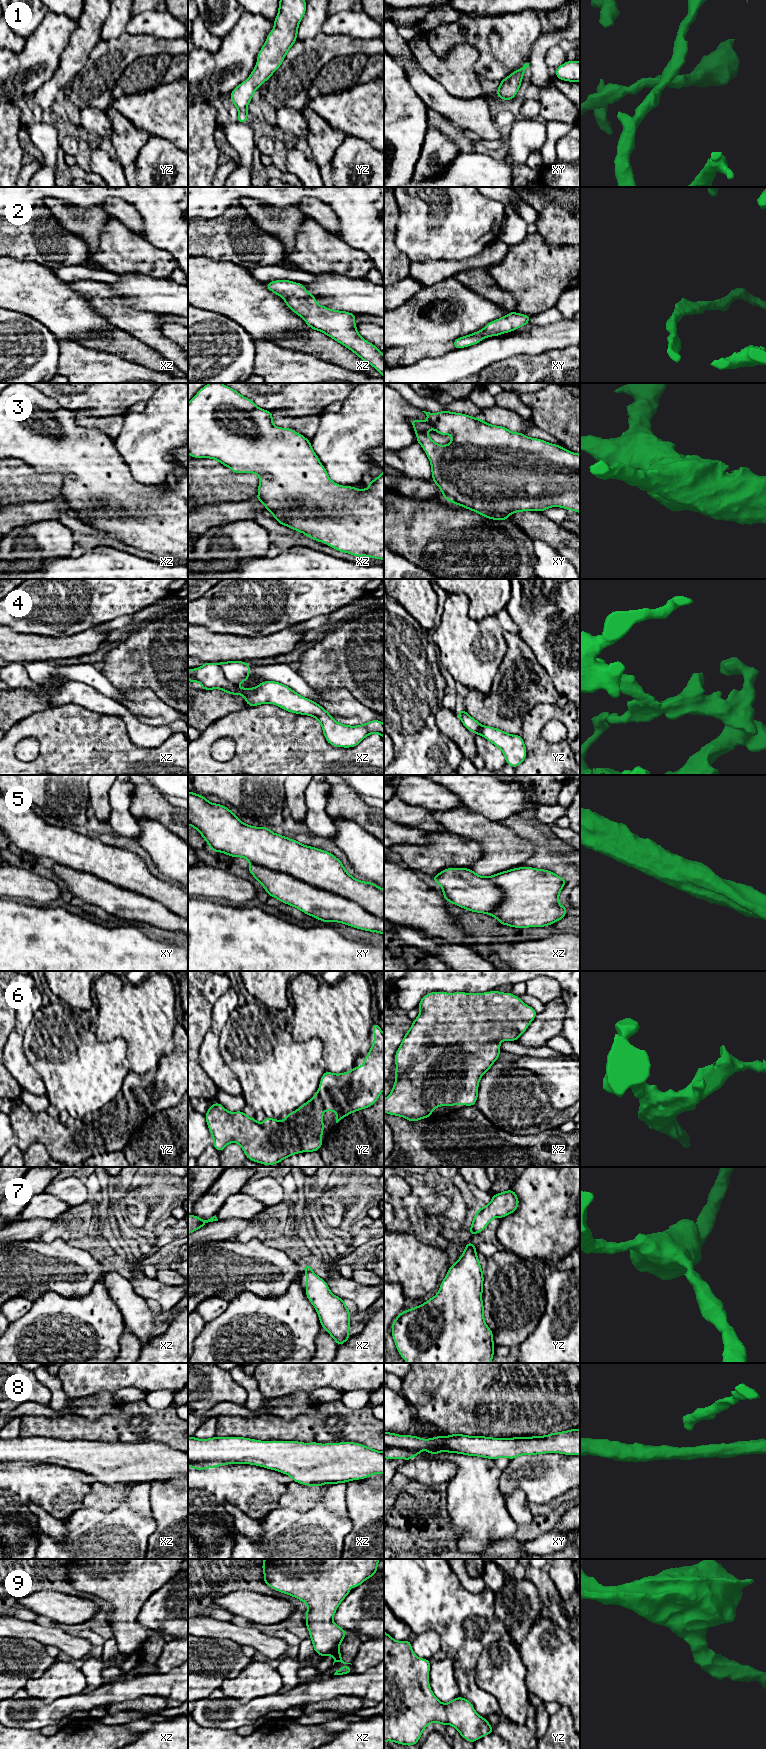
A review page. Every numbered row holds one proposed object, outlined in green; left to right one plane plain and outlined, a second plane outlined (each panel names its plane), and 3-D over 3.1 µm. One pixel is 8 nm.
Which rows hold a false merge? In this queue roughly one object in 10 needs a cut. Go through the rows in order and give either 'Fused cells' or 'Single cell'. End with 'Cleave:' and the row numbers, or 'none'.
1: Single cell
2: Single cell
3: Single cell
4: Fused cells
5: Single cell
6: Single cell
7: Single cell
8: Single cell
9: Single cell
Cleave: 4

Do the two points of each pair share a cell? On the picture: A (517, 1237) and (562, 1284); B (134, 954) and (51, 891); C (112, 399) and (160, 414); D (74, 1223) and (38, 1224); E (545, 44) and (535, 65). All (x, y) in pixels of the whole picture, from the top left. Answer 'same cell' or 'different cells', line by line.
A: different cells
B: different cells
C: different cells
D: same cell
E: same cell

